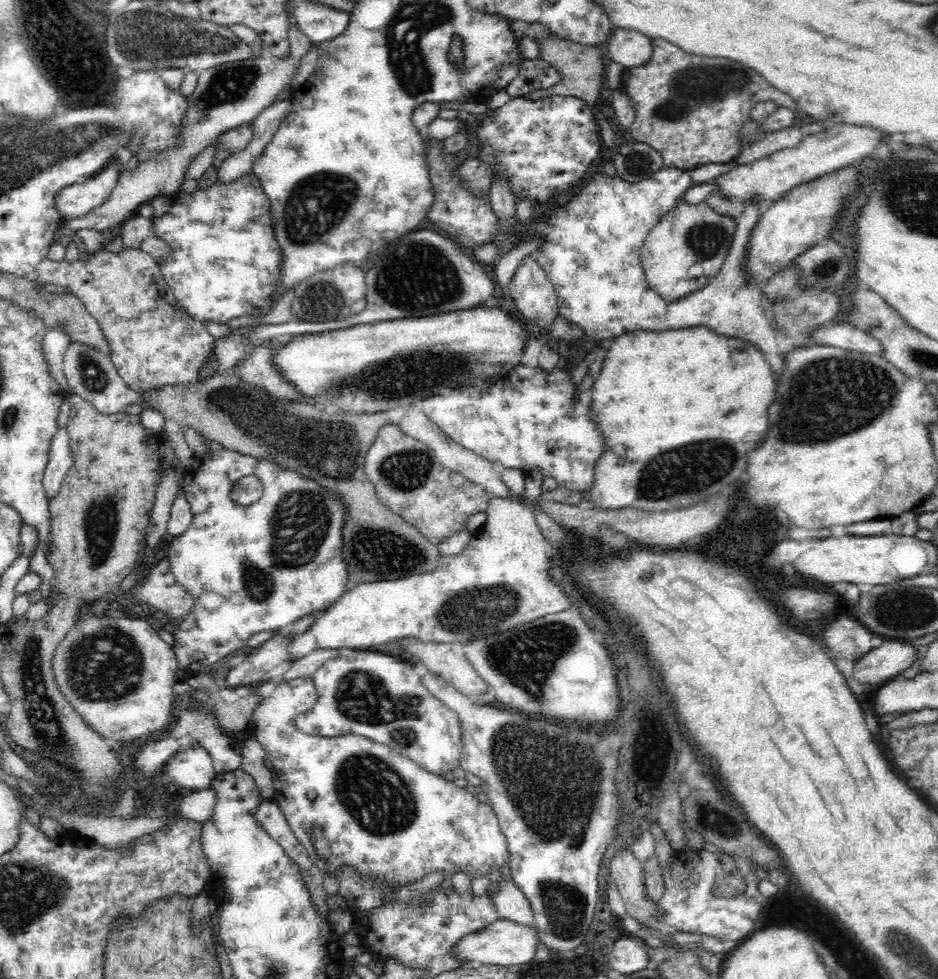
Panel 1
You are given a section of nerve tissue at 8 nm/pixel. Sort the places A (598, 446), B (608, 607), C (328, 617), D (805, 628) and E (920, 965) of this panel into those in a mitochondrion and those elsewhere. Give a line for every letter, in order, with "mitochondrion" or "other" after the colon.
A: other
B: other
C: other
D: other
E: mitochondrion

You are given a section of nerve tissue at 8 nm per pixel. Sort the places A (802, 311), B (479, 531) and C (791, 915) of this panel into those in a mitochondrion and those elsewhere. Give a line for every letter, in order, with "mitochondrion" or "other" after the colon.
A: mitochondrion
B: other
C: other

